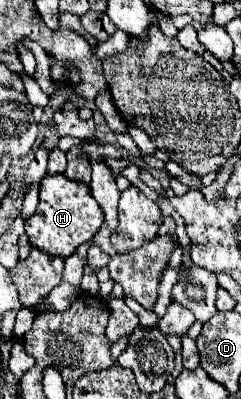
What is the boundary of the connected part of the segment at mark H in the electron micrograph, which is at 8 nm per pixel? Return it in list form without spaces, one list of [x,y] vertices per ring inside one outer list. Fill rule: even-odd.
[[[47,174],[41,180],[37,212],[31,218],[27,218],[25,230],[35,248],[39,248],[49,256],[67,258],[75,254],[75,250],[81,244],[91,242],[91,238],[97,234],[101,224],[103,224],[103,212],[99,204],[93,200],[89,186],[81,182],[73,182],[63,174],[55,174],[55,176]]]

